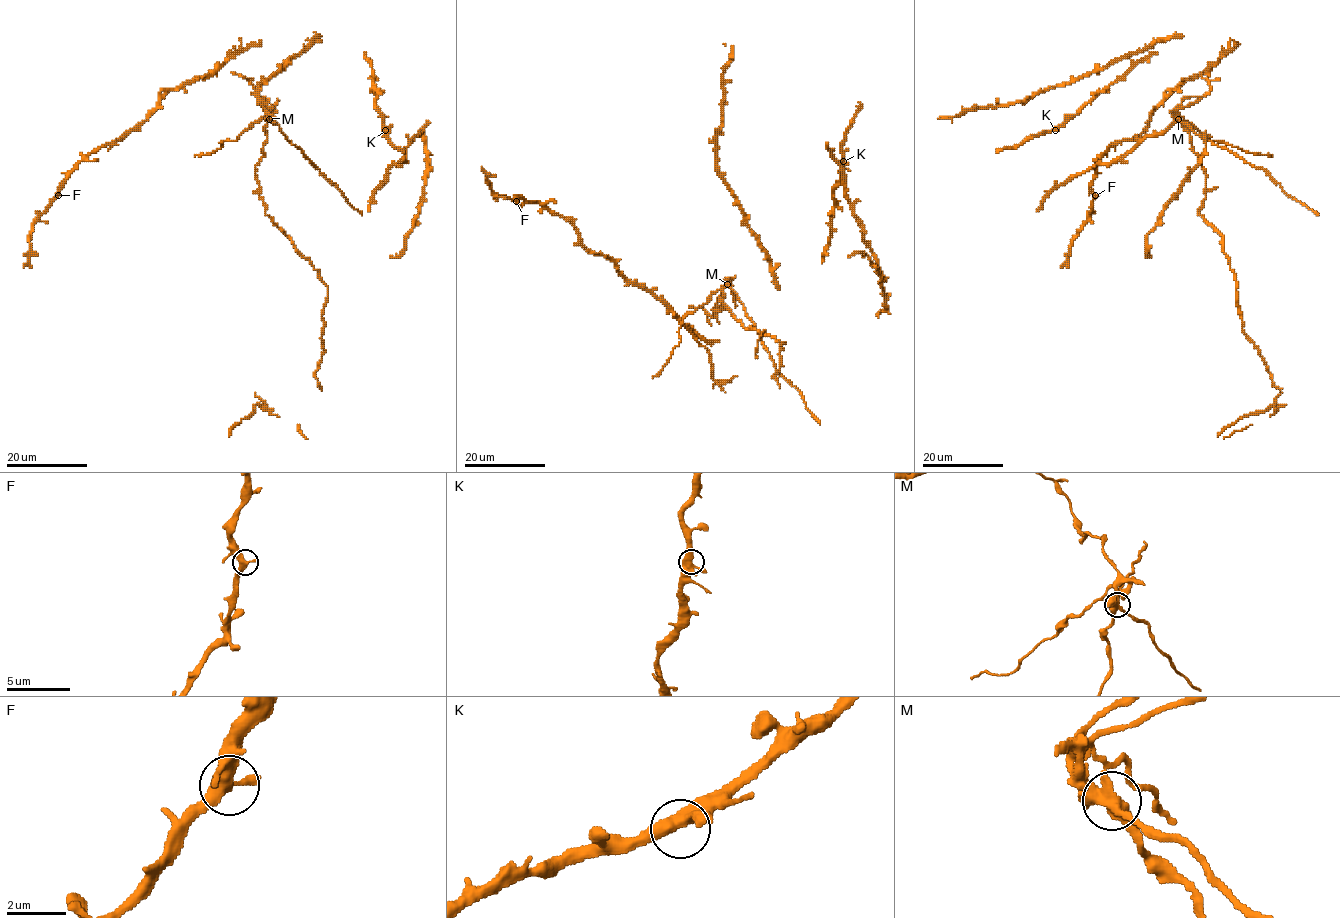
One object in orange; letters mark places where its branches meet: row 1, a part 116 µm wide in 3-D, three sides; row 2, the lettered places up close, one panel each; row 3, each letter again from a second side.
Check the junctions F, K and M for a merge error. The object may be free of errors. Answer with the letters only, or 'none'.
M

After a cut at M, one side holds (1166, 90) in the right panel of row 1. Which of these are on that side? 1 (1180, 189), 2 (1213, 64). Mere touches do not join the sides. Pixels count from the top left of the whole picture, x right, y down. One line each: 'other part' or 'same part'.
1: same part
2: same part

